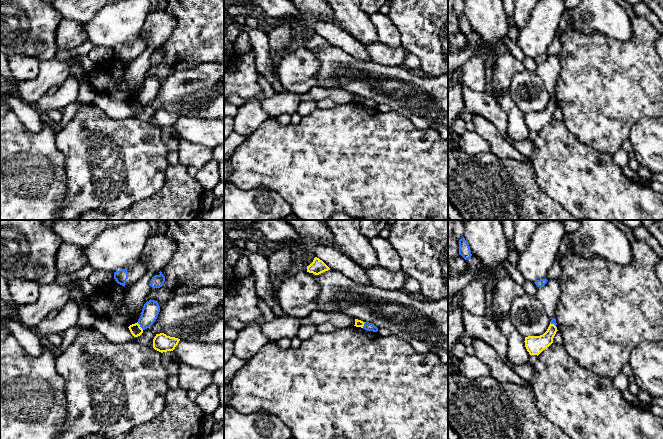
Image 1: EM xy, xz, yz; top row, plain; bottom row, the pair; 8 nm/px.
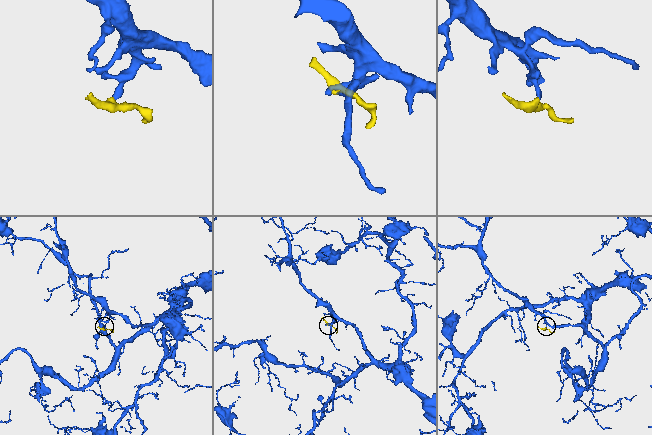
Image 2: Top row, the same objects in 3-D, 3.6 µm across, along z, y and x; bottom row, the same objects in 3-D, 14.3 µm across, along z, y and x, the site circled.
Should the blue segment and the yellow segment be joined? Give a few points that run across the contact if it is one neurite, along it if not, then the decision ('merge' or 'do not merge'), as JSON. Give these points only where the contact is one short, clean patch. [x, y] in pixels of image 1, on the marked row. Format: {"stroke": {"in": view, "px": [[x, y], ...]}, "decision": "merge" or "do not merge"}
{"stroke": {"in": "xy", "px": [[137, 322], [143, 329]]}, "decision": "do not merge"}

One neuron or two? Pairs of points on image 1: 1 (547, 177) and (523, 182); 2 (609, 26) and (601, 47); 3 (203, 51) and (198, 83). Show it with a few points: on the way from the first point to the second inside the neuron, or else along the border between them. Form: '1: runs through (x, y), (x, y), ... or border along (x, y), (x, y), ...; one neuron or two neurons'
1: border along (529, 160), (534, 170), (536, 184), (550, 198); two neurons
2: border along (582, 32), (601, 32), (610, 37), (628, 41); two neurons
3: border along (213, 61), (178, 69); two neurons

